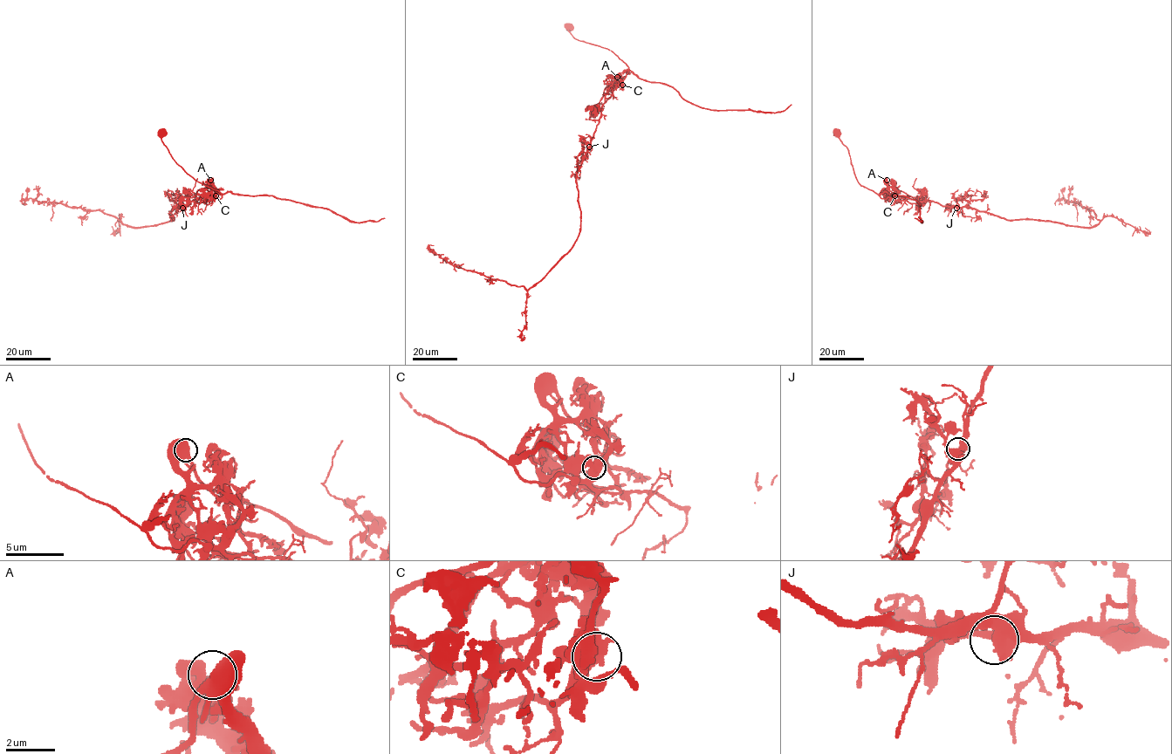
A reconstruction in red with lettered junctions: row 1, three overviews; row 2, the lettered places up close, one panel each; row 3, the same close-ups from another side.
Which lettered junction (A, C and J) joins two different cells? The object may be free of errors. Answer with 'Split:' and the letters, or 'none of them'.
Split: C

